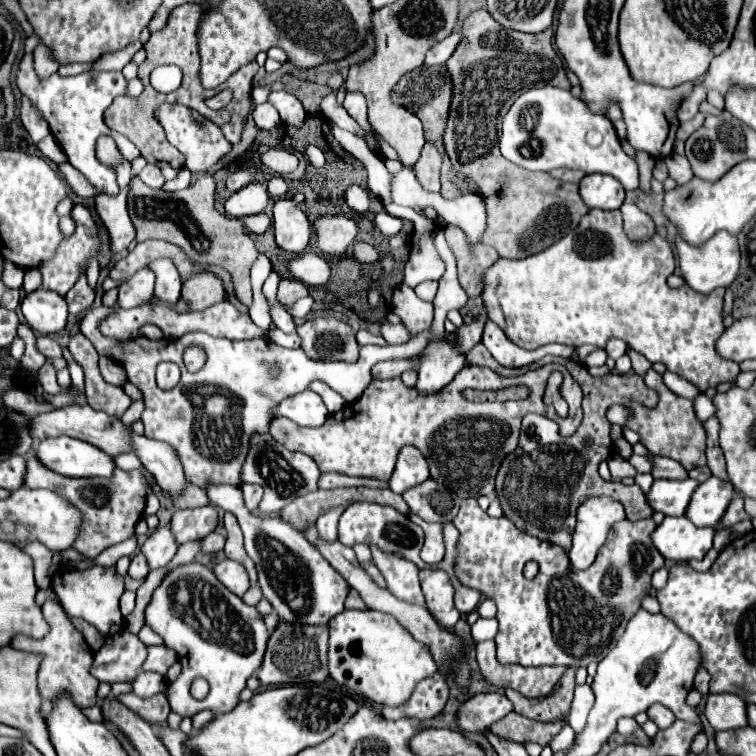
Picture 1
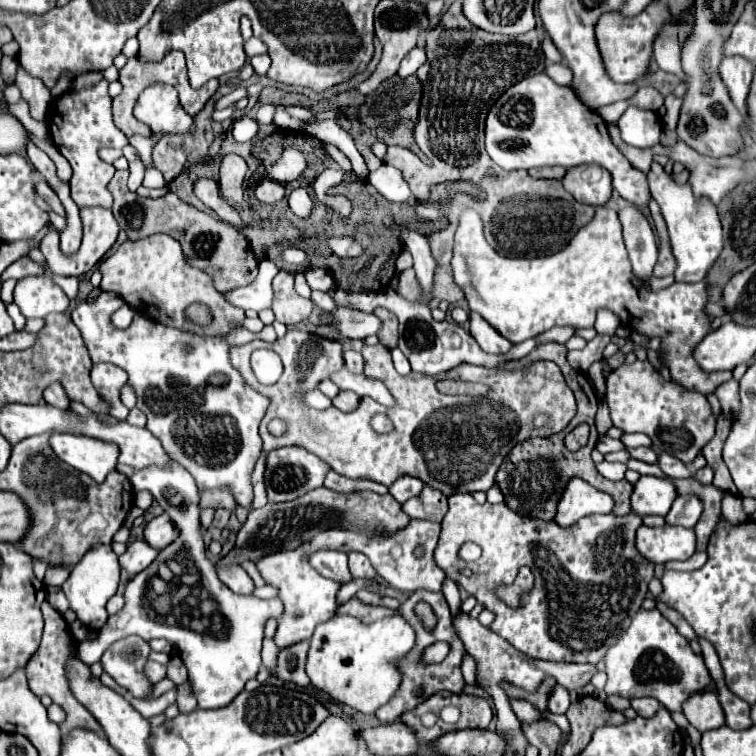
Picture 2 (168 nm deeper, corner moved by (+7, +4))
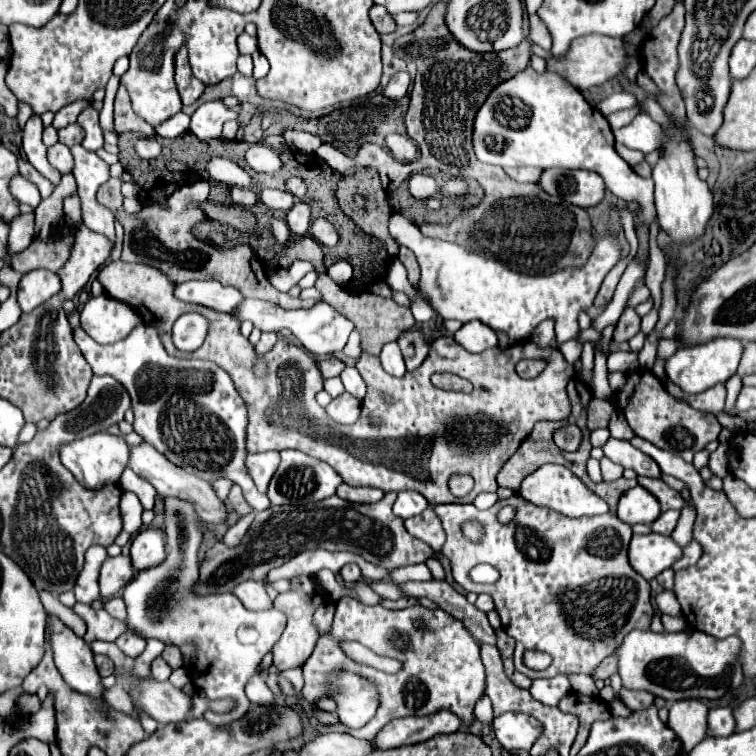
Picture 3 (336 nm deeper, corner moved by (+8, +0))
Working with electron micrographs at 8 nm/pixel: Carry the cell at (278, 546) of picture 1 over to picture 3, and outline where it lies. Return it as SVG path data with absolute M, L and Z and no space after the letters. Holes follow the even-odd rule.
M300 575L300 577L290 579L290 589L286 593L280 593L274 599L274 607L284 611L284 615L288 617L288 625L286 625L282 637L278 639L276 647L272 649L276 669L284 671L290 667L300 667L310 657L310 653L314 651L314 645L318 641L318 629L316 629L312 617L314 617L316 609L322 607L324 603L326 603L326 593L320 589L316 577L312 577L312 575Z

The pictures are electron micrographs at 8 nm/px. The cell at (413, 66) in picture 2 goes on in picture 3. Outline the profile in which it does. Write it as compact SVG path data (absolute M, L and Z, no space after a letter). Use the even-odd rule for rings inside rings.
M404 69L404 71L398 71L390 79L388 87L384 89L384 95L390 99L400 99L402 95L408 93L408 87L410 87L410 73L408 73L408 69Z

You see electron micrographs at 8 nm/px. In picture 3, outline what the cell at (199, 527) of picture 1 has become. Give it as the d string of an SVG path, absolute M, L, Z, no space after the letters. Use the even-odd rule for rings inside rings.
M148 527L140 531L130 547L130 559L136 571L160 563L160 559L164 559L164 545L166 545L166 533L162 527Z

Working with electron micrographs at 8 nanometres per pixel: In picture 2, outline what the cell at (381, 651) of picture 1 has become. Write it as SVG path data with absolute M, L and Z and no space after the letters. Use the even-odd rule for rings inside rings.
M351 615L333 617L315 629L309 641L305 671L311 685L327 693L333 701L353 707L363 715L373 715L399 687L401 673L397 671L395 661L403 657L413 643L415 633L401 617L381 619L371 625L365 625Z

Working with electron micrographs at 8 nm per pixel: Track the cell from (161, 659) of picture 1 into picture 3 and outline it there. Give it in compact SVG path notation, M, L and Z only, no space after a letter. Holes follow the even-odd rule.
M166 647L160 655L172 669L180 669L184 667L184 657L182 657L182 651L178 647Z

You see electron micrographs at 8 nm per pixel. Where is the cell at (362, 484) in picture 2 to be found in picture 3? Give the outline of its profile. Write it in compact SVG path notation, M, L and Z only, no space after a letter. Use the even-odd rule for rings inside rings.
M342 483L336 491L338 497L352 501L352 503L376 503L384 497L384 491L374 489L374 487L350 487L346 483Z

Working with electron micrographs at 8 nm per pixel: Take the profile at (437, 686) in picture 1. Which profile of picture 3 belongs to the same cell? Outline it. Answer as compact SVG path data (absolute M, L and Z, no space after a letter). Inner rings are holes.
M352 597L340 599L330 631L320 635L314 653L302 667L304 699L322 699L326 689L326 675L340 667L372 679L380 691L380 707L376 711L376 717L362 729L350 729L350 735L362 739L374 739L378 731L392 719L426 715L438 709L448 709L462 717L464 725L470 725L474 703L484 693L484 665L480 663L480 645L468 637L464 627L460 627L460 623L456 623L450 615L444 615L440 609L428 609L424 605L414 605L402 611L388 611L382 605L370 607ZM416 617L422 619L430 631L416 631L412 627L412 619ZM342 641L358 641L372 649L376 655L386 655L402 661L404 667L396 675L388 675L374 667L360 665L342 651Z

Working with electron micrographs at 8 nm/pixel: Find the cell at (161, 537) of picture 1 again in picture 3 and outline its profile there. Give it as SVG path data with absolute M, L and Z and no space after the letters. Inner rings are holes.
M122 553L118 557L108 557L104 561L102 571L100 571L102 599L106 599L110 595L116 595L122 587L126 587L132 581L134 575L136 575L136 571L132 567L132 561L130 561L128 553Z

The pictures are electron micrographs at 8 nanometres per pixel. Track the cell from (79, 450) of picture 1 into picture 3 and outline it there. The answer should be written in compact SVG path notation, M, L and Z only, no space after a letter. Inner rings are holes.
M94 433L84 439L70 441L60 447L60 459L66 469L86 487L86 489L100 489L106 483L118 483L126 461L128 461L128 445L122 437L114 437L110 433Z

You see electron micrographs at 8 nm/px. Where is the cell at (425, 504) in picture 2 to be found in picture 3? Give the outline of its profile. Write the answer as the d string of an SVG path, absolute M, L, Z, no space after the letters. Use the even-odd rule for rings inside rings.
M432 505L420 513L420 515L414 515L414 517L408 517L404 521L406 529L410 535L426 541L428 545L434 547L434 551L440 551L440 547L444 545L444 529L442 529L442 523L440 523L440 517L432 511Z

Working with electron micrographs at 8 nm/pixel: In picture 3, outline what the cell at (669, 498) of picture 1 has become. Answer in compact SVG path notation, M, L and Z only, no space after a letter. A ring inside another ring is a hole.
M636 485L628 489L618 503L618 517L624 523L636 525L636 523L654 523L660 515L660 503L658 499L644 489L642 485Z

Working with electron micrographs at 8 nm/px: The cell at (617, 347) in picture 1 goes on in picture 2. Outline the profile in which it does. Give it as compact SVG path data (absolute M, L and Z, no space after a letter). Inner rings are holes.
M599 309L597 311L597 321L595 321L595 329L597 333L609 333L615 335L615 329L621 325L621 319L609 311L609 309Z

